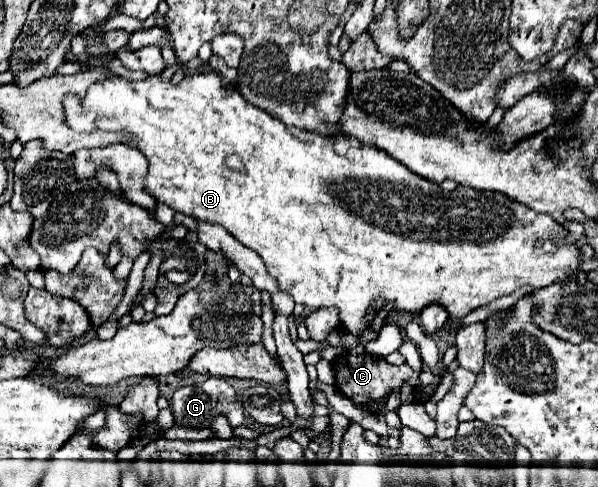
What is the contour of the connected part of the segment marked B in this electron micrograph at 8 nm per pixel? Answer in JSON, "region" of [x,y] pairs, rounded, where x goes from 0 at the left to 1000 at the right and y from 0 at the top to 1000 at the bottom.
{"region":[[[360,148],[323,152],[316,160],[306,160],[299,172],[266,164],[263,156],[249,156],[239,168],[212,168],[209,160],[189,152],[172,172],[152,172],[145,185],[145,197],[135,209],[125,197],[109,197],[109,238],[112,238],[112,255],[125,271],[152,271],[152,263],[166,263],[166,267],[186,267],[186,271],[212,271],[226,279],[226,287],[212,296],[232,304],[249,329],[249,357],[242,370],[242,386],[256,407],[329,452],[370,460],[386,485],[393,485],[403,501],[426,513],[440,530],[446,559],[457,571],[463,571],[467,591],[473,600],[483,600],[493,612],[493,620],[517,628],[517,637],[564,628],[570,665],[590,690],[600,690],[600,694],[614,682],[617,624],[634,608],[640,612],[647,628],[664,632],[664,641],[701,649],[704,632],[717,624],[737,624],[747,637],[754,657],[768,657],[768,653],[778,653],[788,637],[801,628],[814,628],[818,620],[838,608],[858,604],[868,591],[878,591],[878,587],[908,591],[925,579],[941,583],[948,571],[955,571],[968,554],[968,542],[972,542],[972,513],[962,501],[945,497],[952,480],[948,468],[928,456],[918,439],[891,435],[888,427],[878,427],[878,419],[865,419],[861,411],[851,411],[848,402],[831,398],[831,394],[801,394],[801,390],[778,386],[778,382],[764,382],[758,394],[741,394],[731,378],[711,370],[707,361],[697,361],[694,353],[684,353],[684,345],[677,345],[671,333],[657,329],[647,312],[627,300],[607,300],[597,287],[580,287],[570,279],[540,279],[530,271],[500,267],[500,263],[470,255],[470,246],[450,238],[443,226],[410,209],[410,201],[390,177],[380,177],[370,164],[370,156]]]}

